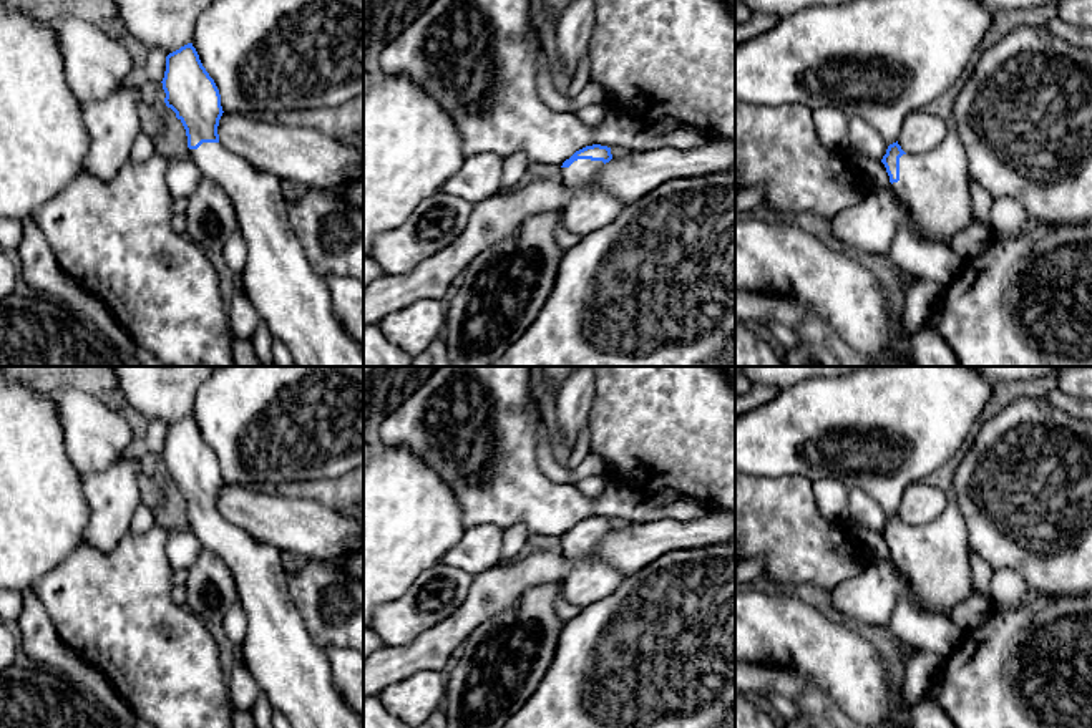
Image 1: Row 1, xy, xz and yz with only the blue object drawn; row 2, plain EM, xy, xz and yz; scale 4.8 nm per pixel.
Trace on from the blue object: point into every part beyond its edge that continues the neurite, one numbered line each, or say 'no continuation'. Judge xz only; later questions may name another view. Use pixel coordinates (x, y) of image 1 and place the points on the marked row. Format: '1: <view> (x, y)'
1: xz (591, 208)

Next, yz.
1: yz (935, 186)

